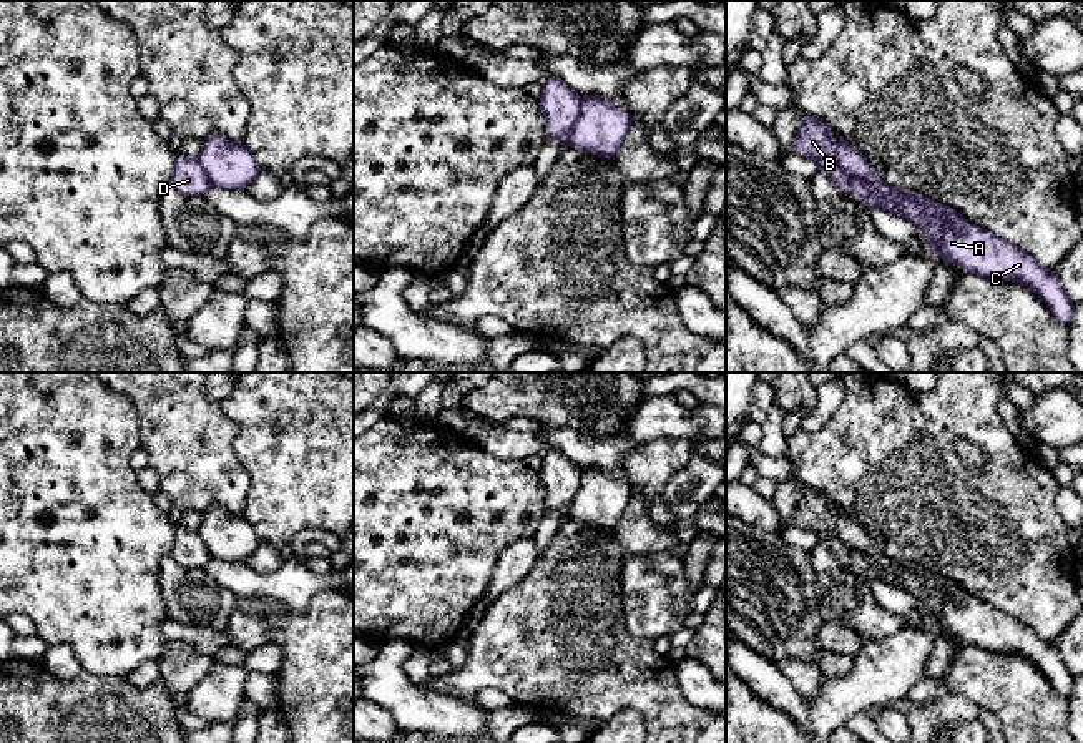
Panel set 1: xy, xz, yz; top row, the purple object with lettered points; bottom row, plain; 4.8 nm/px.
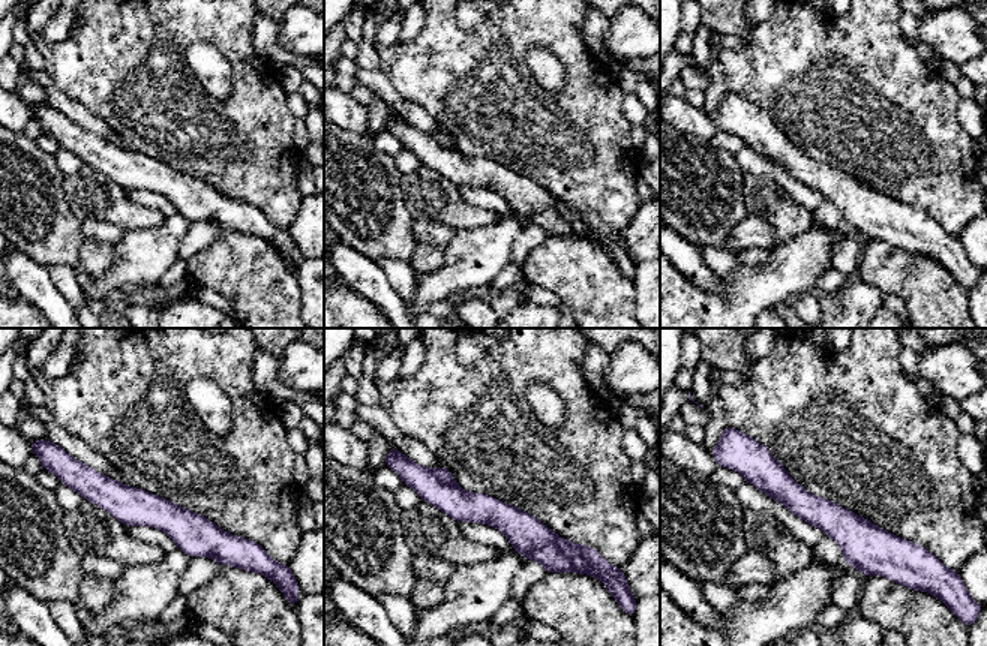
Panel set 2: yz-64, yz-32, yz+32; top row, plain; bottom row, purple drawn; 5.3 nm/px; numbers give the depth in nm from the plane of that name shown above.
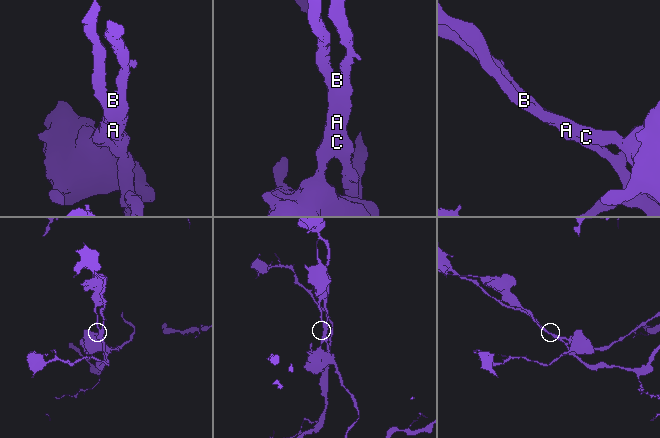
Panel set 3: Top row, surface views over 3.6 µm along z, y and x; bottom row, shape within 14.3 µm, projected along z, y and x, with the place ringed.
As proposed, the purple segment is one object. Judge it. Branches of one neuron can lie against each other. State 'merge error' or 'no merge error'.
no merge error

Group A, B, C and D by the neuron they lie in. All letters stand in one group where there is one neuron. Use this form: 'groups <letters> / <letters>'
groups A B C D

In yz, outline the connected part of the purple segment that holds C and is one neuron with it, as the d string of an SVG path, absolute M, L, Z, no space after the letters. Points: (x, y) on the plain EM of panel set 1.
M811 487L801 490L791 524L814 530L821 544L865 578L907 590L922 603L929 622L935 623L943 635L955 637L970 647L1023 657L1050 680L1060 695L1068 698L1073 695L1075 677L1055 642L1043 640L1025 622L968 595L950 578L887 557L845 510L839 515L832 514L831 499L826 494Z

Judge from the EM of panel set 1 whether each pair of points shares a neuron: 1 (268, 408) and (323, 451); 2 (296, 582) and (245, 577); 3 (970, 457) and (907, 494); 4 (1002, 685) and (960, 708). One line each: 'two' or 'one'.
1: one
2: one
3: two
4: two

